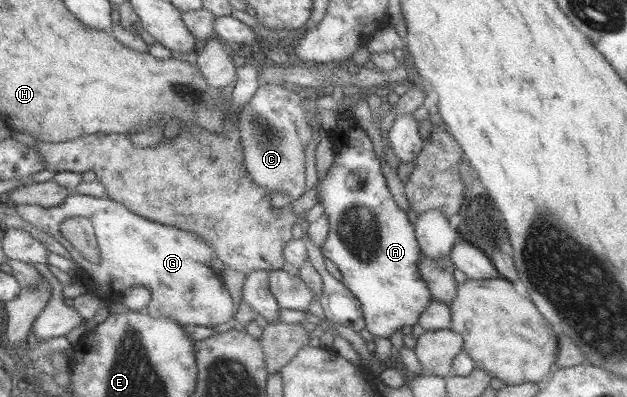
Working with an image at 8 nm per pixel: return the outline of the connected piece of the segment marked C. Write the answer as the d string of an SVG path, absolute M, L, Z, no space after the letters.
M282 84L261 85L256 94L238 113L237 139L243 139L245 161L252 178L275 195L277 191L293 197L303 197L307 189L307 149L313 141L312 122L307 120L307 109L302 93Z

